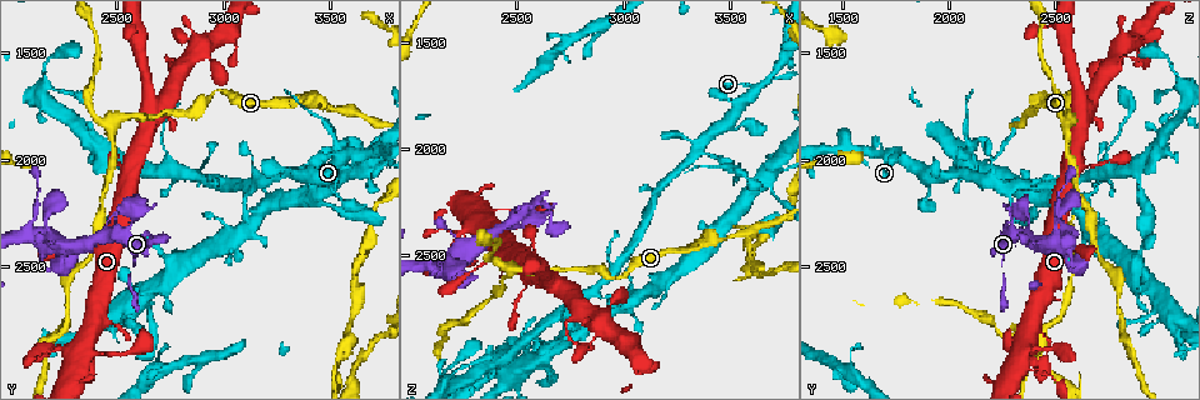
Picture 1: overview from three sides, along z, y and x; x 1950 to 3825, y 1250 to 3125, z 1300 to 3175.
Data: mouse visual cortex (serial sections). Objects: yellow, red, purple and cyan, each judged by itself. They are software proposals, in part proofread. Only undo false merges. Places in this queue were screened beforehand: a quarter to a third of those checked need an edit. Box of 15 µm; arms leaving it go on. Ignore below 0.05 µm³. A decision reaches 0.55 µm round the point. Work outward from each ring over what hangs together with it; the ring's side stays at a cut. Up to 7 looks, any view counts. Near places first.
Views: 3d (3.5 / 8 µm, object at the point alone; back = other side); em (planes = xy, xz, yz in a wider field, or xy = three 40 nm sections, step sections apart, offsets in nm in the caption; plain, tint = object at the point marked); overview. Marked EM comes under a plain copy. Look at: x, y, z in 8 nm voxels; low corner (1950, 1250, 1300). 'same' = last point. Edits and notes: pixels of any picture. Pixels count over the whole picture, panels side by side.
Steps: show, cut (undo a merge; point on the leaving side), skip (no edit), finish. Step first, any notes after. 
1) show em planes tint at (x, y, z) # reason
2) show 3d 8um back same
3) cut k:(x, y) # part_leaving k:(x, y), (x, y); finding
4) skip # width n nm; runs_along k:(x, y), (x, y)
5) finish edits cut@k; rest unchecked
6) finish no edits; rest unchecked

show 3d 3.5um at (2920, 1510, 2760)

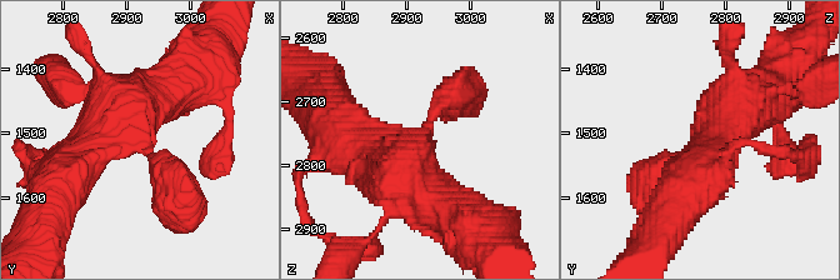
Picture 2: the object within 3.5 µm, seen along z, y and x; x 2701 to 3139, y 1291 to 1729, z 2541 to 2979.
show em planes tint at (2920, 1500, 2765) # need the tissue

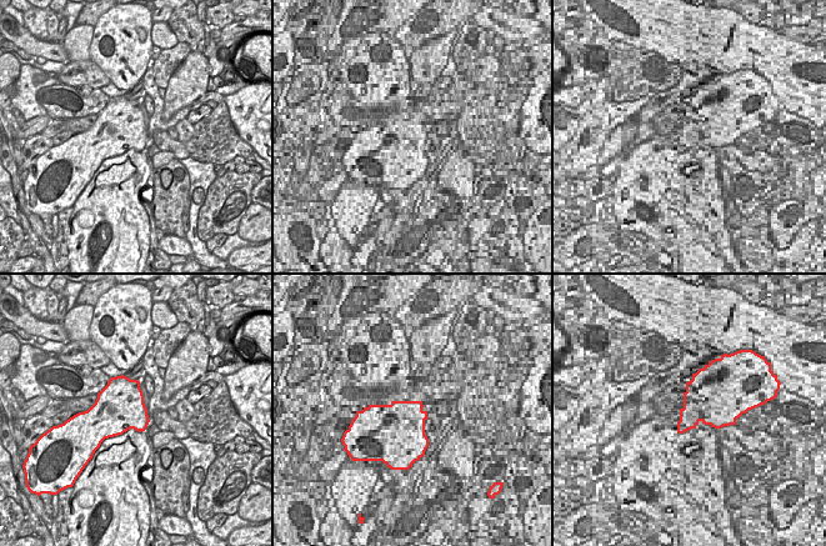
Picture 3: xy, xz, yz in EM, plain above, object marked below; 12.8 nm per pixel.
skip # runs_along 2:(78, 163), (128, 105), (189, 71); one cell here

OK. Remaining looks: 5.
show 3d 3.5um at (3540, 1930, 2100) # branch point

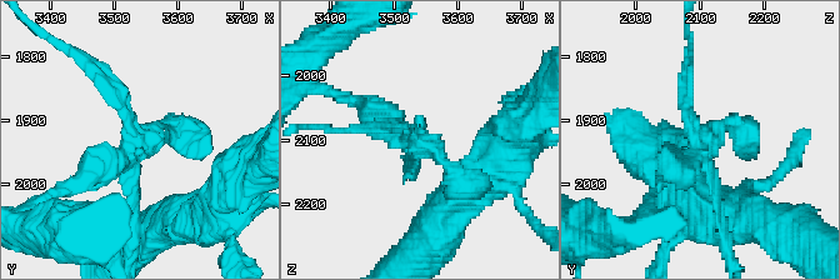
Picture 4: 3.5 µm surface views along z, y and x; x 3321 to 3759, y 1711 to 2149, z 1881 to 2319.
show em planes tint at (3530, 1940, 2105) # now the EM

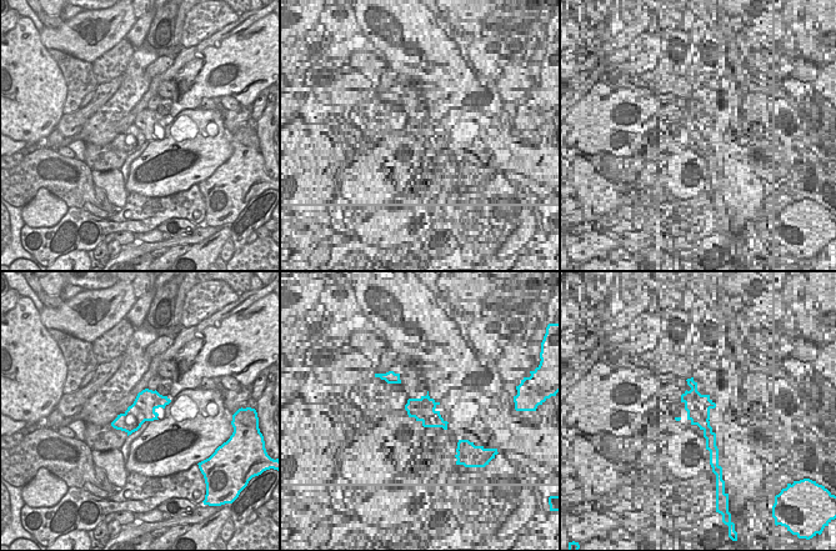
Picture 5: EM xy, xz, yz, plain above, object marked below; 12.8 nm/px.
cut 4:(438, 146) # a second cell is stuck on

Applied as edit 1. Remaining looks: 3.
show overview

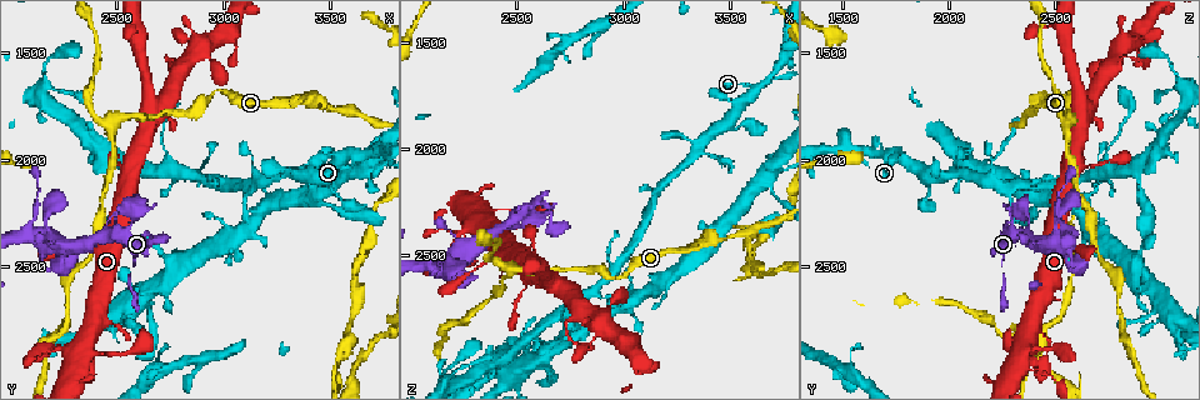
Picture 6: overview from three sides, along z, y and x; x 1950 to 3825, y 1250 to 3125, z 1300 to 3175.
show 3d 3.5um at (3710, 1910, 1660) # abrupt turn

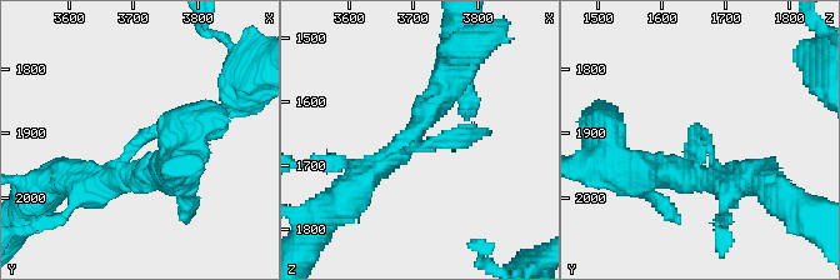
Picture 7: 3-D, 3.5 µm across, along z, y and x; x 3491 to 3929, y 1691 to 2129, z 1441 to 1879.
show em planes tint at (3720, 1905, 1665)

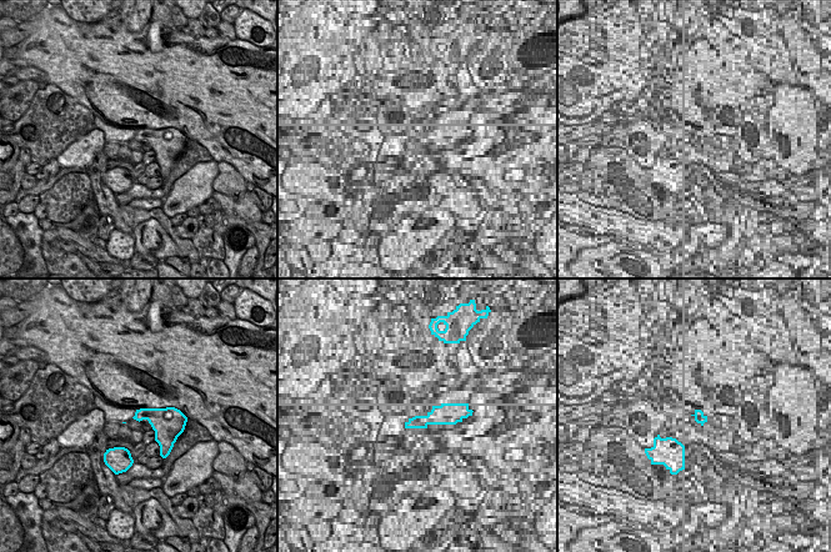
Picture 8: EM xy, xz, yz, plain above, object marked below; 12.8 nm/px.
skip # continuous, no second cell

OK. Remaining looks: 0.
finish edits cut@4; rest unchecked

